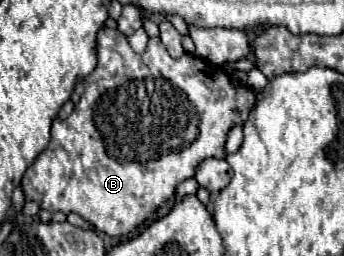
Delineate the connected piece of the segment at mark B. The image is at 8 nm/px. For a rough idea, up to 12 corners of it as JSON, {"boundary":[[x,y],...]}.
{"boundary":[[97,32],[27,200],[109,236],[225,158],[255,92]]}

